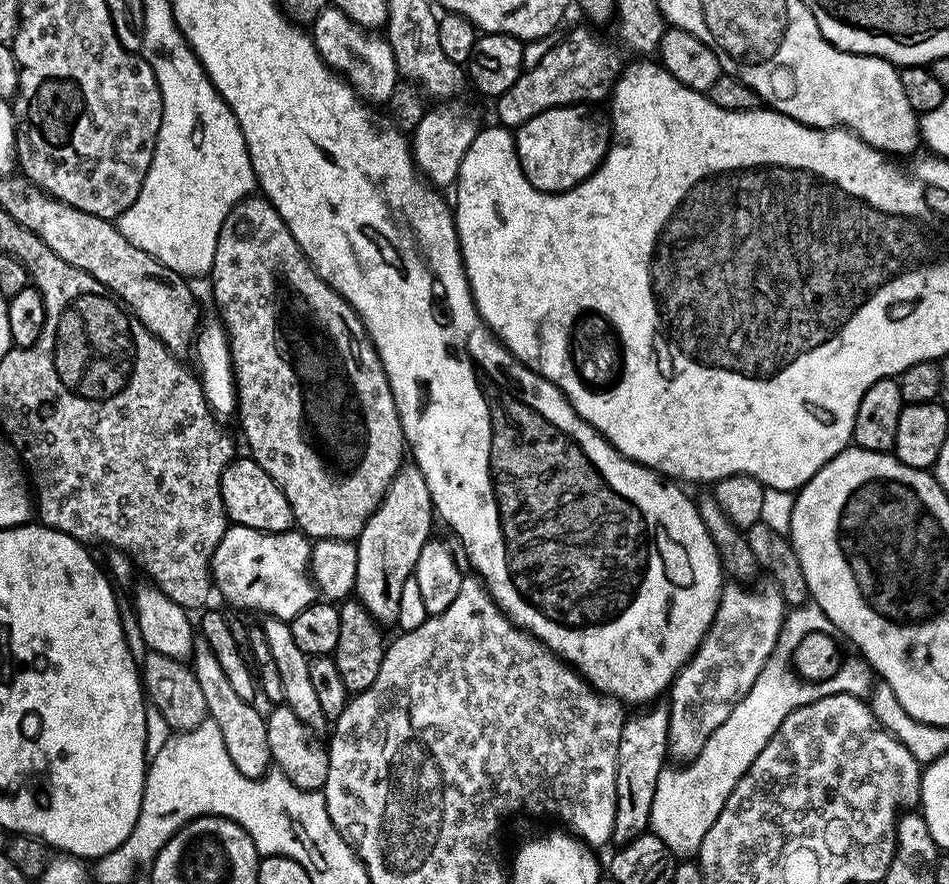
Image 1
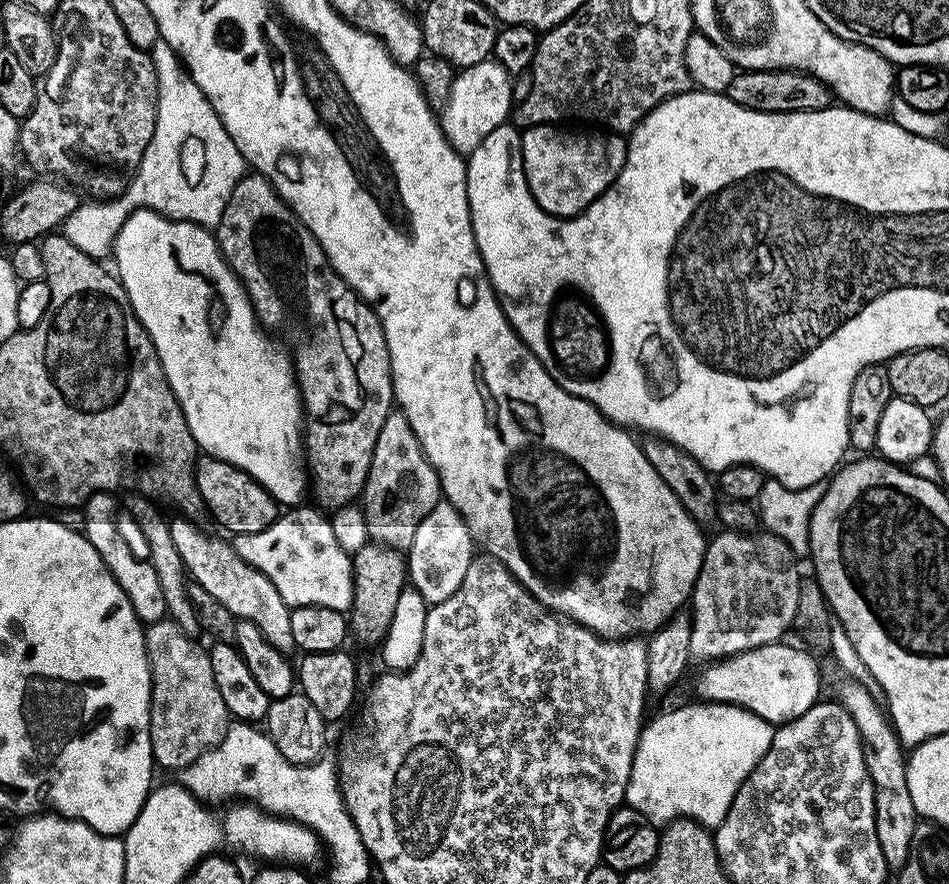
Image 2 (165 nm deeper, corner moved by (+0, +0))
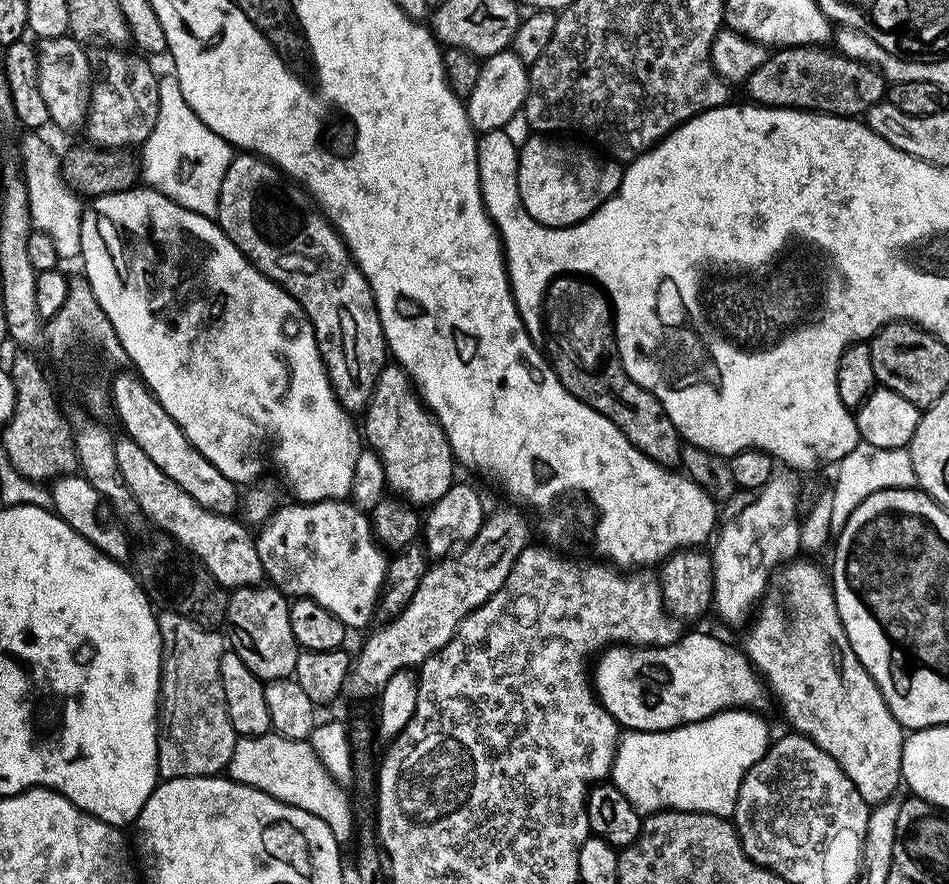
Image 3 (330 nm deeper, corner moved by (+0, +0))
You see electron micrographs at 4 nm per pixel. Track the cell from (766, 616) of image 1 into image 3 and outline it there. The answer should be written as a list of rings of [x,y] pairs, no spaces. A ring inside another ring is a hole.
[[[788,470],[785,473],[785,476],[773,475],[770,483],[755,493],[756,500],[750,501],[724,529],[723,527],[719,529],[720,537],[718,532],[715,537],[716,545],[714,545],[715,540],[711,545],[710,555],[714,566],[712,606],[715,615],[720,615],[728,624],[742,623],[743,625],[757,611],[760,601],[764,598],[764,592],[768,588],[768,581],[772,579],[773,571],[785,562],[797,559],[801,551],[799,532],[802,516],[800,512],[796,513],[796,507],[800,504],[800,484],[796,481],[795,471]]]

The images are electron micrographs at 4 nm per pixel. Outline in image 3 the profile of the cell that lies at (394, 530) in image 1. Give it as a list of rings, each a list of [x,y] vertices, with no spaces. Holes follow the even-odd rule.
[[[385,363],[362,419],[363,439],[367,447],[382,458],[388,488],[395,495],[413,506],[431,506],[452,488],[452,475],[458,464],[452,455],[450,442],[436,417],[421,400],[416,385],[399,364]]]

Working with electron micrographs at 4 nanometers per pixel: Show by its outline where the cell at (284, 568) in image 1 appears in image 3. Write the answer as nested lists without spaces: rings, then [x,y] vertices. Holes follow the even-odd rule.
[[[347,499],[319,500],[317,504],[291,503],[277,508],[267,524],[259,529],[260,536],[258,532],[255,537],[265,577],[289,598],[307,598],[318,602],[318,606],[326,606],[330,614],[344,623],[345,629],[364,628],[373,623],[384,575],[388,572],[389,557],[385,549],[376,543],[371,519]]]

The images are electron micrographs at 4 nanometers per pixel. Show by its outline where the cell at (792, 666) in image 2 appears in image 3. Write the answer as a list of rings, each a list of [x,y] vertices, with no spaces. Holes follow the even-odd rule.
[[[692,632],[681,635],[679,640],[673,644],[667,644],[664,648],[641,648],[639,646],[629,646],[626,644],[618,644],[609,646],[595,657],[596,670],[594,666],[594,689],[597,698],[600,700],[602,706],[607,710],[621,729],[629,732],[665,732],[671,728],[681,728],[684,724],[693,724],[699,720],[710,718],[714,714],[725,711],[730,708],[746,708],[749,710],[764,710],[767,706],[768,700],[770,704],[770,693],[760,675],[752,663],[748,661],[747,656],[739,647],[736,648],[732,644],[727,644],[724,640],[719,640],[716,636],[707,636],[704,632]]]

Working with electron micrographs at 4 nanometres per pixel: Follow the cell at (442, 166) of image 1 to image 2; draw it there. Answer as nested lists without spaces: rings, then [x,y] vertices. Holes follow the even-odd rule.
[[[495,58],[457,71],[446,106],[438,112],[440,128],[444,131],[446,142],[450,142],[455,152],[459,152],[465,158],[471,156],[474,150],[478,150],[482,138],[490,134],[490,130],[509,119],[514,108],[512,84],[513,77],[509,76],[508,71]]]

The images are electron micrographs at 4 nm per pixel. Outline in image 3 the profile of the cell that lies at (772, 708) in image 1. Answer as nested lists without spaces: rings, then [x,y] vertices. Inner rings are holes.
[[[730,708],[714,714],[705,720],[693,724],[684,724],[681,728],[671,728],[665,732],[629,732],[619,737],[616,756],[610,775],[626,798],[641,814],[651,814],[665,810],[677,812],[705,812],[725,818],[731,817],[736,810],[738,790],[744,781],[744,775],[764,757],[768,751],[770,735],[768,724],[761,713],[746,708]]]

